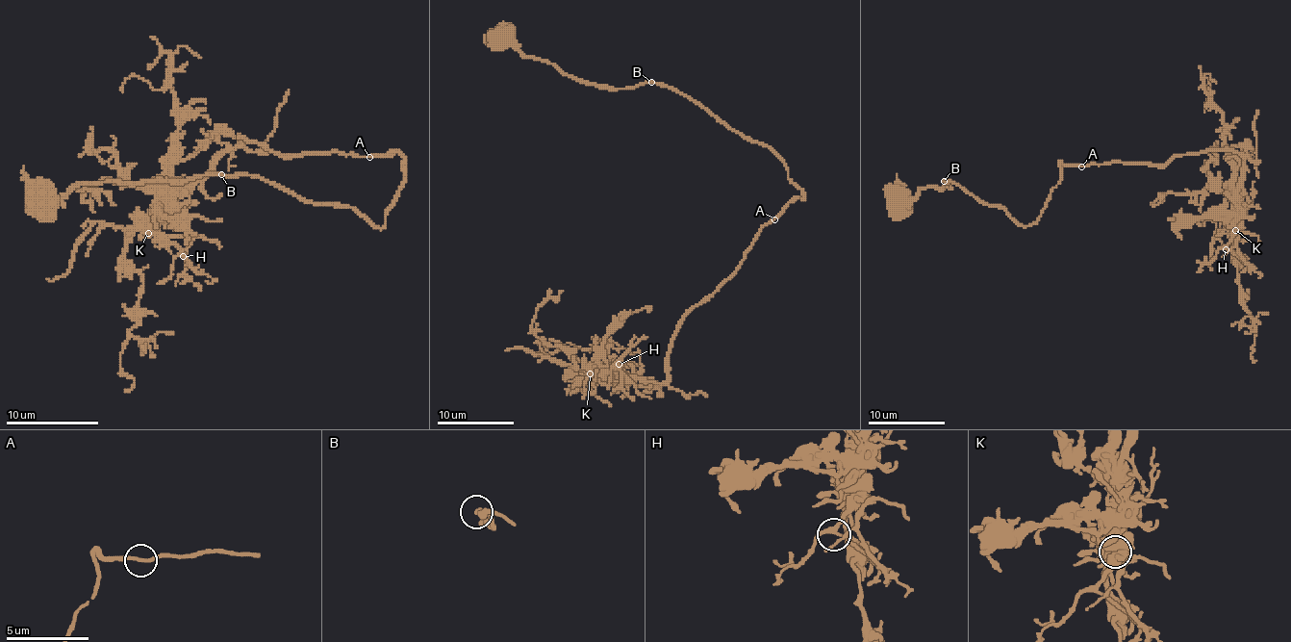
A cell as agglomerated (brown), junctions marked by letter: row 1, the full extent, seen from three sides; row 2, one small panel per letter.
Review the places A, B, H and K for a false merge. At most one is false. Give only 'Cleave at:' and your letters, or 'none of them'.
Cleave at: none of them

